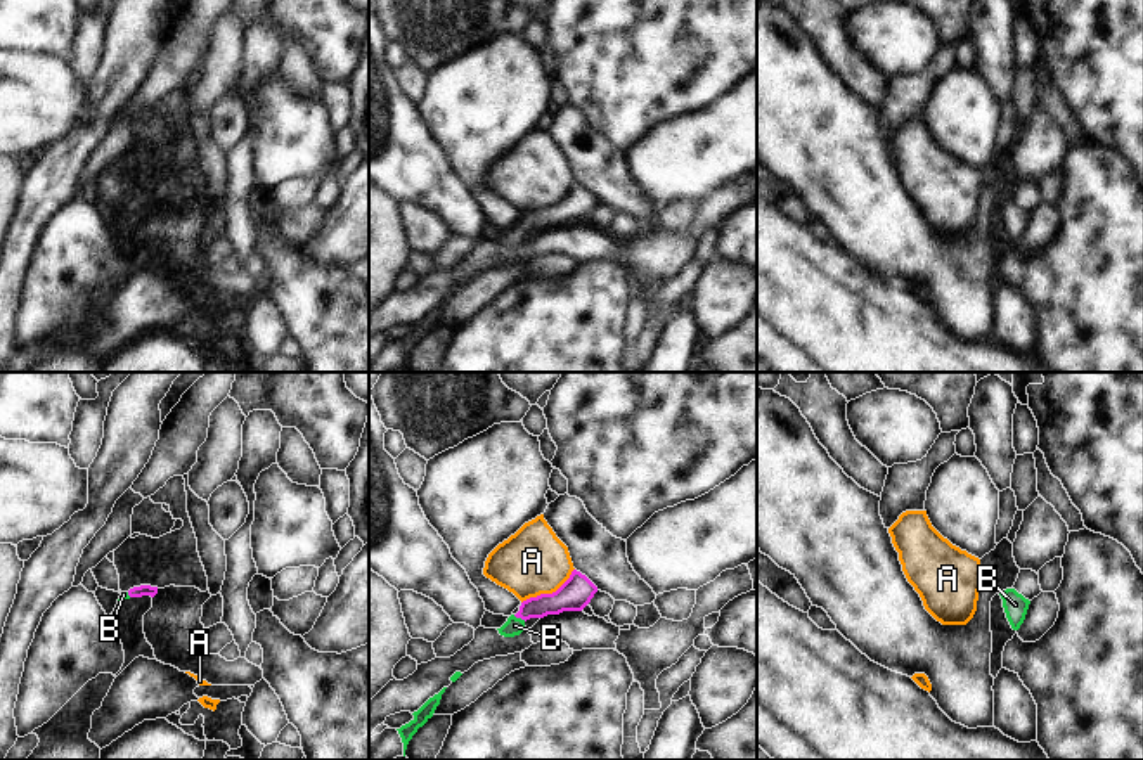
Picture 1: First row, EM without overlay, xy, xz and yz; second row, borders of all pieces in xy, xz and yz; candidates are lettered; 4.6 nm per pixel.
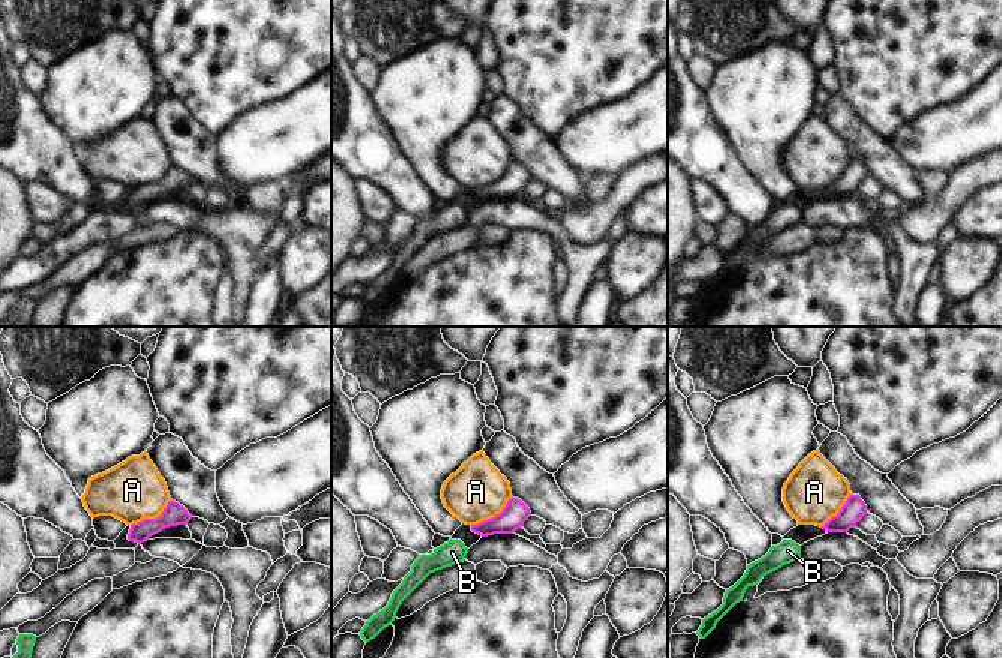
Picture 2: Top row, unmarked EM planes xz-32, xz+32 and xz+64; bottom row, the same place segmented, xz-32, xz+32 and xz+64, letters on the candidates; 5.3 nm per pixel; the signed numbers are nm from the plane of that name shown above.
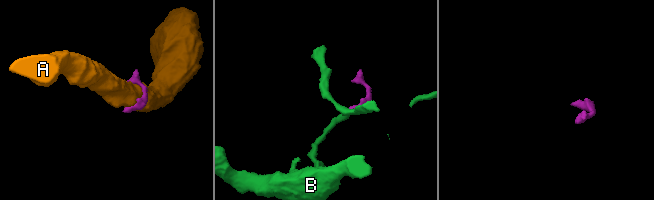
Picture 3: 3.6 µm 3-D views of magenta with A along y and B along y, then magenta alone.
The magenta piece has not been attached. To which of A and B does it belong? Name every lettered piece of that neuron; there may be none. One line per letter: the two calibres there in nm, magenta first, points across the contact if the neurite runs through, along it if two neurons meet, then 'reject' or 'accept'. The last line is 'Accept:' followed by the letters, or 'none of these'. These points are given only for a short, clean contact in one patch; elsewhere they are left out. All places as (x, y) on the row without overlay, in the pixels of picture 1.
A: 150 nm thick on the magenta side, 320 nm on the other; reject
B: 130 nm thick on the magenta side, 80 nm on the other; runs through xz (568, 210), (529, 220), (520, 229), (515, 238); accept
Accept: B

